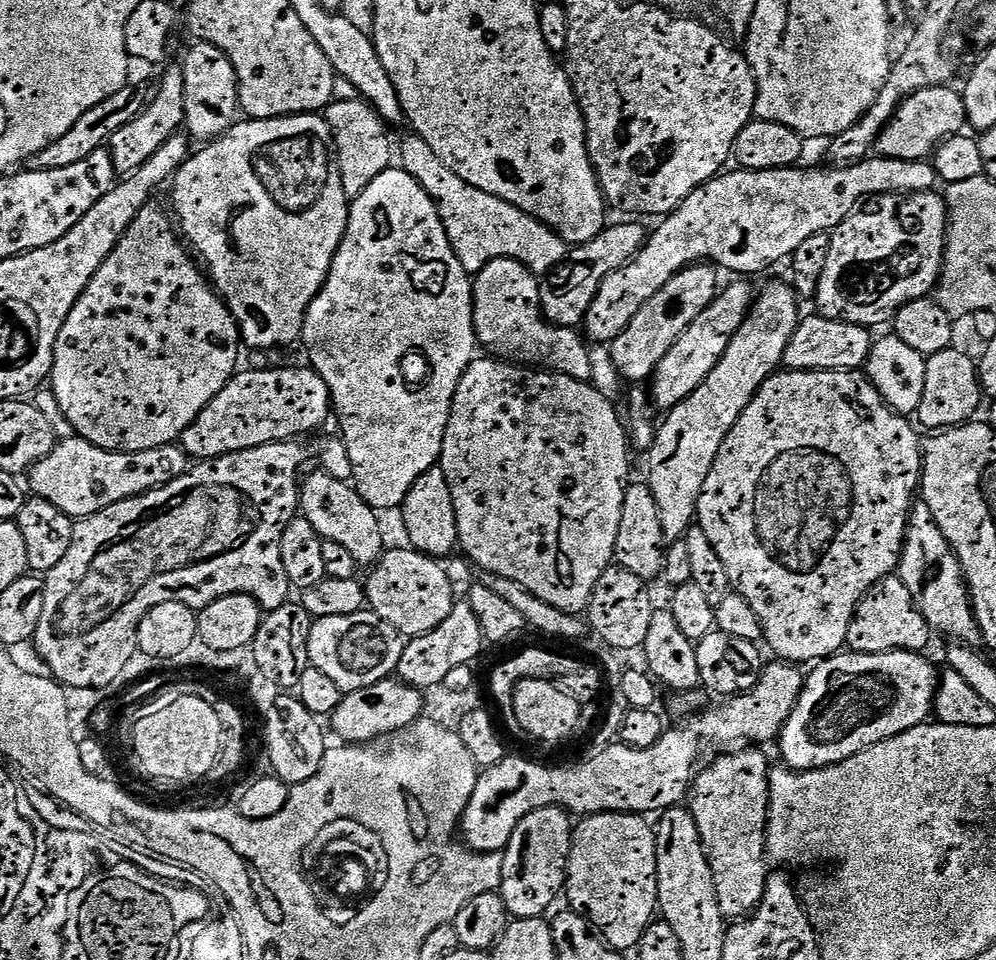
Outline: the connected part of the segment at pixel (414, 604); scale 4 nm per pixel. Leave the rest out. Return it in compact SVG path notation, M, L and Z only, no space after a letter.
M411 546L403 547L385 551L369 571L373 572L366 579L366 604L382 622L394 626L401 637L411 638L434 630L434 626L442 626L450 614L454 597L452 580L444 573L439 559L417 552Z

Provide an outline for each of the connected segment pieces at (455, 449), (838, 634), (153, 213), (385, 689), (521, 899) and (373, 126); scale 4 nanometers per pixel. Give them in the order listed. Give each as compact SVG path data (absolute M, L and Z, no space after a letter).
M481 358L473 359L472 364L464 372L462 382L458 386L458 390L454 394L454 402L452 403L452 413L450 414L450 422L448 423L448 429L446 430L446 438L444 439L444 445L442 446L442 454L438 461L438 467L446 474L446 482L450 486L450 494L454 498L454 506L456 507L456 517L458 518L458 534L460 539L458 541L459 547L464 548L464 552L477 564L477 569L480 572L489 572L490 574L496 574L502 578L506 578L510 582L516 582L518 586L522 586L538 597L542 602L546 602L550 606L555 608L561 608L563 612L569 614L580 614L587 609L588 599L592 596L594 586L598 582L598 578L602 578L602 574L613 563L616 551L614 550L614 542L618 538L618 522L622 522L622 498L624 497L624 489L626 487L626 481L628 476L628 452L630 453L630 441L625 425L622 423L622 416L612 409L613 401L601 394L601 392L593 388L591 383L583 380L575 380L569 376L564 376L560 372L553 372L551 370L537 370L532 366L521 366L516 362L505 362L500 358L488 358L492 360L480 360Z
M841 370L838 372L794 372L777 371L756 391L756 396L742 410L738 422L722 442L706 482L702 482L700 497L696 500L695 523L710 538L714 554L722 558L722 566L728 575L731 587L750 602L760 623L763 643L772 647L773 657L793 666L811 665L813 662L835 656L848 643L848 631L856 608L869 590L879 580L891 576L900 563L900 551L904 549L904 531L908 529L908 514L912 510L922 484L924 457L922 455L922 436L909 417L900 415L880 397L876 387L868 381L867 375L860 370Z
M155 202L144 205L143 210L136 215L132 224L124 232L124 236L108 255L106 262L98 266L94 278L90 278L84 293L74 302L74 308L70 310L58 334L58 342L54 346L50 389L62 414L69 420L73 433L79 439L89 440L94 446L111 452L141 452L179 441L180 435L187 430L190 422L194 422L194 418L202 414L204 407L227 386L228 381L238 371L236 363L240 360L240 348L242 349L240 327L236 325L236 319L232 317L232 311L228 309L228 305L224 303L210 283L209 277L202 271L201 265L194 259L193 253L182 243L174 227L173 217L167 211L165 212Z
M389 678L374 682L374 686L362 686L362 690L354 690L341 695L340 705L330 717L332 728L341 736L341 741L349 745L367 745L379 741L379 736L399 733L421 719L424 708L425 693L419 688L412 688L399 678Z
M539 808L518 826L514 826L514 834L510 834L510 842L505 846L502 853L502 868L500 870L499 893L504 900L504 905L509 917L525 920L535 916L543 917L544 911L556 900L556 895L561 895L564 886L564 866L566 863L566 845L572 841L573 825L568 824L569 813L562 808Z
M359 98L350 102L333 100L326 109L326 119L332 132L342 190L346 190L349 201L354 201L362 190L366 190L366 186L370 186L370 182L374 182L374 178L378 178L378 174L382 174L393 163L394 144L392 148L389 129L380 115Z

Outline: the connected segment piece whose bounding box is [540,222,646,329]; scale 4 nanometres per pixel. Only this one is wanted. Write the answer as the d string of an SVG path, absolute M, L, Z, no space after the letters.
M632 223L636 224L605 227L594 239L575 245L570 255L540 280L540 311L544 313L544 319L549 324L570 329L583 325L590 302L598 294L605 278L629 260L633 260L637 252L644 247L646 228L644 232L643 226L640 225L643 223Z

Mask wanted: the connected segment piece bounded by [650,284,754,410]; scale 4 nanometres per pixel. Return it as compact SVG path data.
M732 284L725 292L723 289L712 304L706 306L706 310L702 310L702 314L698 314L694 322L690 322L690 326L686 326L678 342L670 346L666 358L658 362L655 372L650 377L653 405L656 403L658 407L664 408L663 410L671 410L675 404L681 404L691 392L698 390L698 386L708 377L710 370L718 366L722 354L726 354L726 346L730 344L732 336L748 316L753 299L754 288L750 285Z

